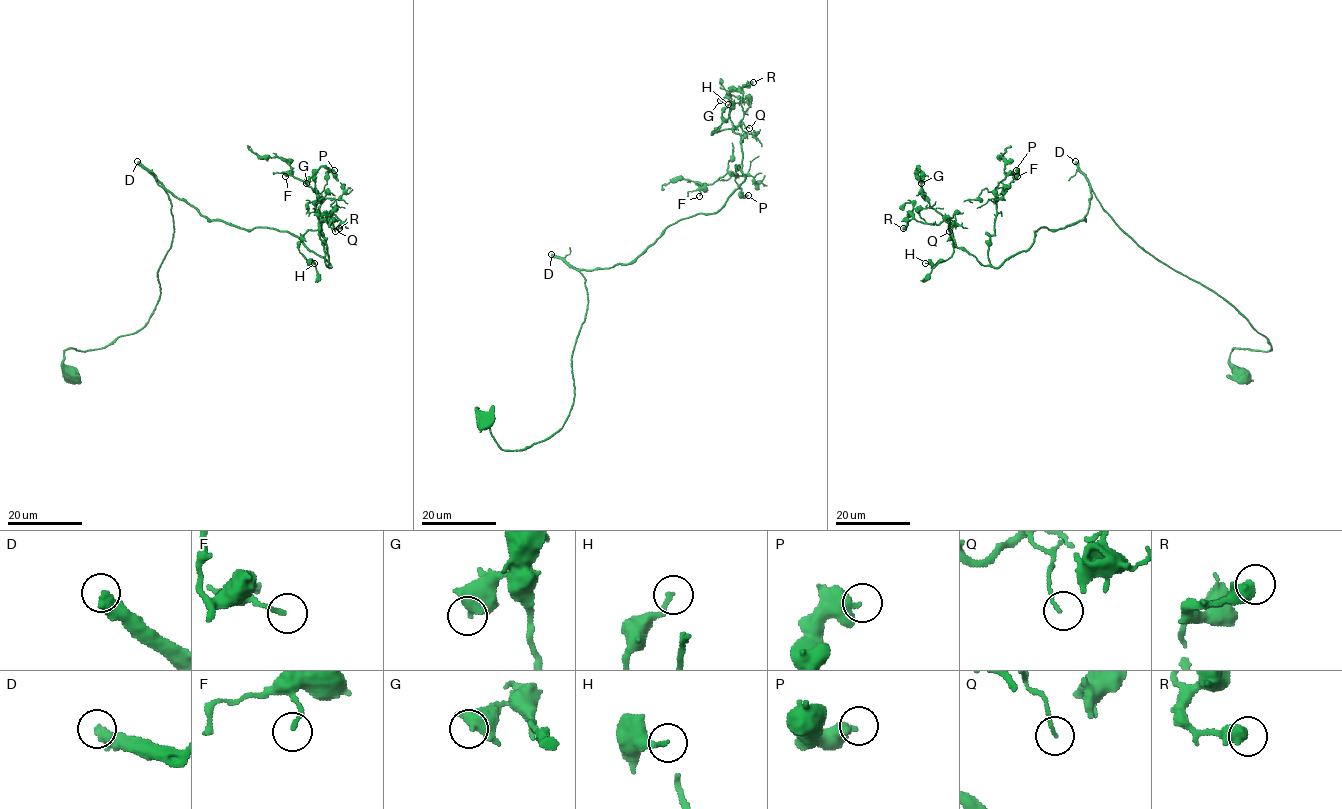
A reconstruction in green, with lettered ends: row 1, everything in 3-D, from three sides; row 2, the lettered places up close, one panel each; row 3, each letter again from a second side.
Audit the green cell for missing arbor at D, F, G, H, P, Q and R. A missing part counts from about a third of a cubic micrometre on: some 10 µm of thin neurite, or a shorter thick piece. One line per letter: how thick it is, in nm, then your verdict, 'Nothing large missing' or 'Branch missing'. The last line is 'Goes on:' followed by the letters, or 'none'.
D: Thickness 440 nm. Branch missing
F: Thickness 160 nm. Nothing large missing
G: Thickness 440 nm. Nothing large missing
H: Thickness 190 nm. Nothing large missing
P: Thickness 500 nm. Nothing large missing
Q: Thickness 100 nm. Nothing large missing
R: Thickness 550 nm. Nothing large missing
Goes on: D

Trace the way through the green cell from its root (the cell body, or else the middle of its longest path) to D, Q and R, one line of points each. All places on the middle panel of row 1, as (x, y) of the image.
D: (485, 420), (501, 448), (522, 450), (571, 410), (588, 292), (551, 254)
Q: (485, 420), (506, 450), (562, 426), (580, 271), (715, 213), (749, 128)
R: (485, 420), (506, 450), (562, 426), (580, 271), (723, 206), (753, 82)

